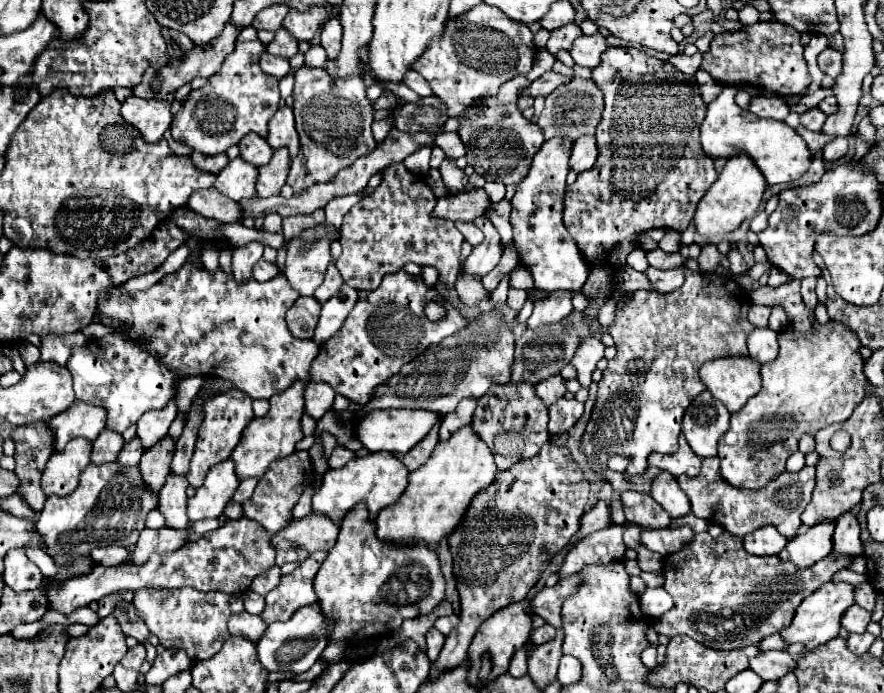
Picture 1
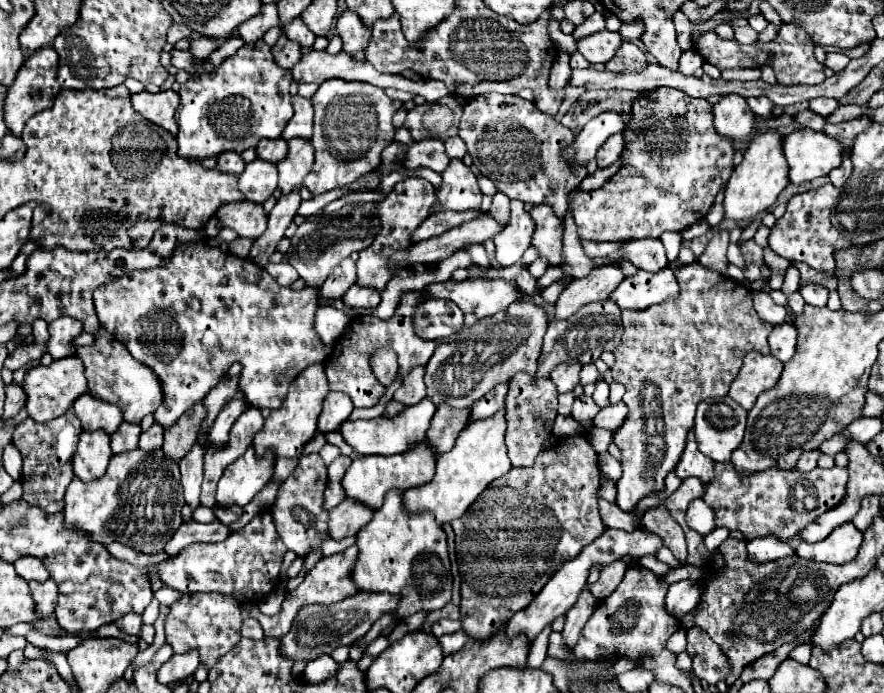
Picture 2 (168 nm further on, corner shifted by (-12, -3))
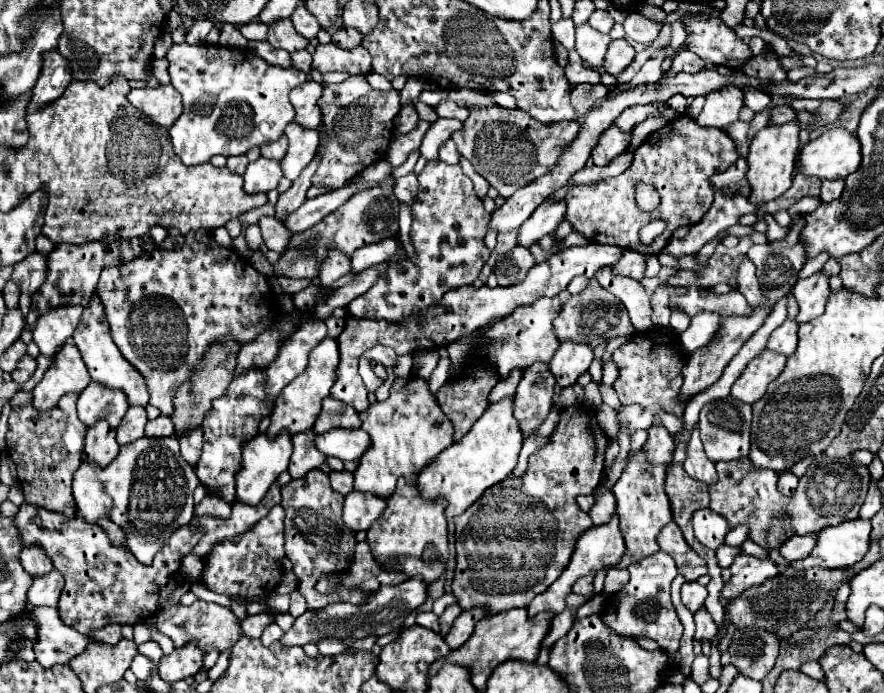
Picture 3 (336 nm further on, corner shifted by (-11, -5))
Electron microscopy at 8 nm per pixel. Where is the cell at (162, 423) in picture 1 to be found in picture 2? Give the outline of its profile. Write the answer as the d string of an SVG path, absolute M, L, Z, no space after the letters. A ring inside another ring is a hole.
M205 241L177 247L173 259L161 267L131 271L121 279L99 287L93 293L93 303L101 325L113 337L121 339L137 361L149 365L161 377L165 403L155 411L155 423L163 429L175 425L189 407L201 403L205 395L227 377L233 363L243 365L239 389L243 391L245 401L259 409L279 409L295 377L307 367L327 359L325 345L313 329L313 317L319 305L315 287L307 285L301 291L281 287L263 267L257 267L249 259L221 253L219 247L207 247Z

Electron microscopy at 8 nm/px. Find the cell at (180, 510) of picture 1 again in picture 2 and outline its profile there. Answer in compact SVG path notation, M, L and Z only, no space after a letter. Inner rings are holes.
M193 445L189 455L181 459L179 469L181 469L185 503L195 511L199 507L199 493L201 493L201 481L203 481L203 451L197 445Z

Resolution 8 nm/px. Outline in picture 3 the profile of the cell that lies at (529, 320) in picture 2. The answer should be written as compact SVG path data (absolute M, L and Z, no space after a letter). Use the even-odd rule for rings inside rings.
M540 297L532 305L522 305L520 309L514 311L514 315L508 315L502 323L496 323L492 329L484 333L472 333L468 337L462 337L460 341L448 345L448 353L452 359L452 369L450 377L456 379L464 373L464 363L466 357L472 353L482 353L486 359L490 359L498 367L498 375L506 377L512 369L526 369L534 361L544 361L548 363L556 349L560 347L560 341L554 333L554 319L560 313L560 297Z

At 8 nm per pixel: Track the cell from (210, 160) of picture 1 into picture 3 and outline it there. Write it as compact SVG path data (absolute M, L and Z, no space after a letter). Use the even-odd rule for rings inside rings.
M238 155L238 157L230 157L226 167L228 167L228 169L232 169L234 173L238 173L238 175L244 175L246 165L248 165L248 157L246 157L246 155Z

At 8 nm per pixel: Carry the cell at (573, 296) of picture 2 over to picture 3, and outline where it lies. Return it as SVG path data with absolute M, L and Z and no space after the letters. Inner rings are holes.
M624 251L624 255L618 259L616 269L614 269L614 273L626 275L636 281L644 279L644 271L646 271L646 257L636 251Z

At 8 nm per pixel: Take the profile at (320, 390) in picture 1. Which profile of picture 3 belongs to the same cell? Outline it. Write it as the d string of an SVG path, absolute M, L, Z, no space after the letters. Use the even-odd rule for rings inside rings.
M332 397L324 399L324 405L322 405L322 413L314 425L314 431L316 433L326 433L330 429L336 429L336 427L342 427L342 429L358 429L360 427L360 419L358 419L358 413L350 407L350 405L344 405Z

